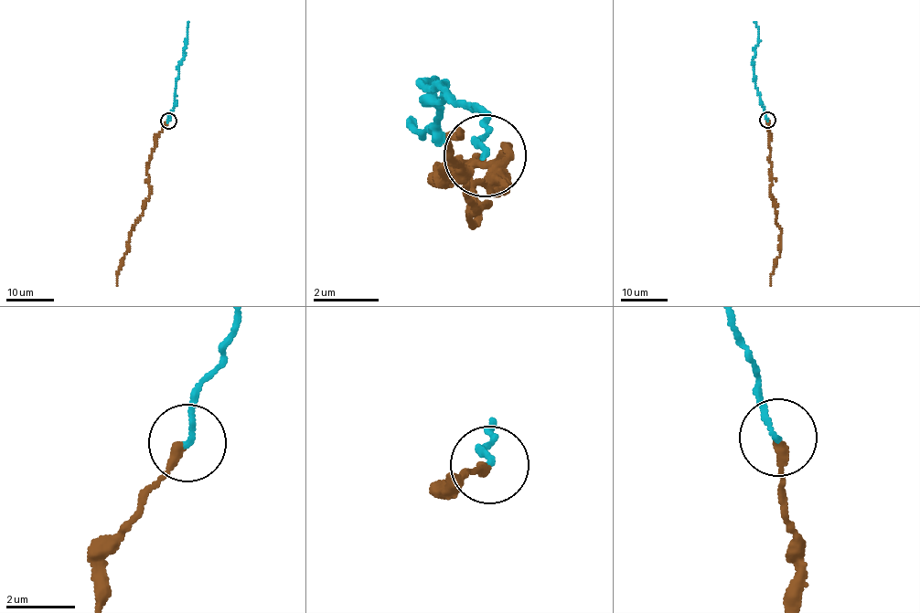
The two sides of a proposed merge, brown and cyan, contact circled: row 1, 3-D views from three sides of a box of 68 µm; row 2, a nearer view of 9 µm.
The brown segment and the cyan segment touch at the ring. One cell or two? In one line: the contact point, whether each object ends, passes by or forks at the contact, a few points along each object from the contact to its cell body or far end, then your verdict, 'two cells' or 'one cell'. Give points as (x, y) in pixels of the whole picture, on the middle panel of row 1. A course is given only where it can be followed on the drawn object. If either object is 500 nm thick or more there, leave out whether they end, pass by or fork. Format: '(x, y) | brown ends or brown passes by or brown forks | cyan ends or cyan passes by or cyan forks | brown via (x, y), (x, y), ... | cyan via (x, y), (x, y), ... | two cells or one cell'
(485, 155) | brown ends | cyan ends | brown via (482, 153), (434, 181), (511, 146), (470, 223), (491, 206), (446, 140), (462, 125) | cyan via (482, 153), (487, 117), (443, 83), (419, 85), (442, 82), (432, 126), (411, 134), (411, 113) | one cell

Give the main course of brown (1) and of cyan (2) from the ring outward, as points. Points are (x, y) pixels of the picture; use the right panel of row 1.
1: (767, 119), (770, 136), (770, 195), (777, 216), (775, 220), (781, 229), (780, 255), (770, 285)
2: (767, 119), (754, 77), (753, 58), (757, 36), (754, 21)

